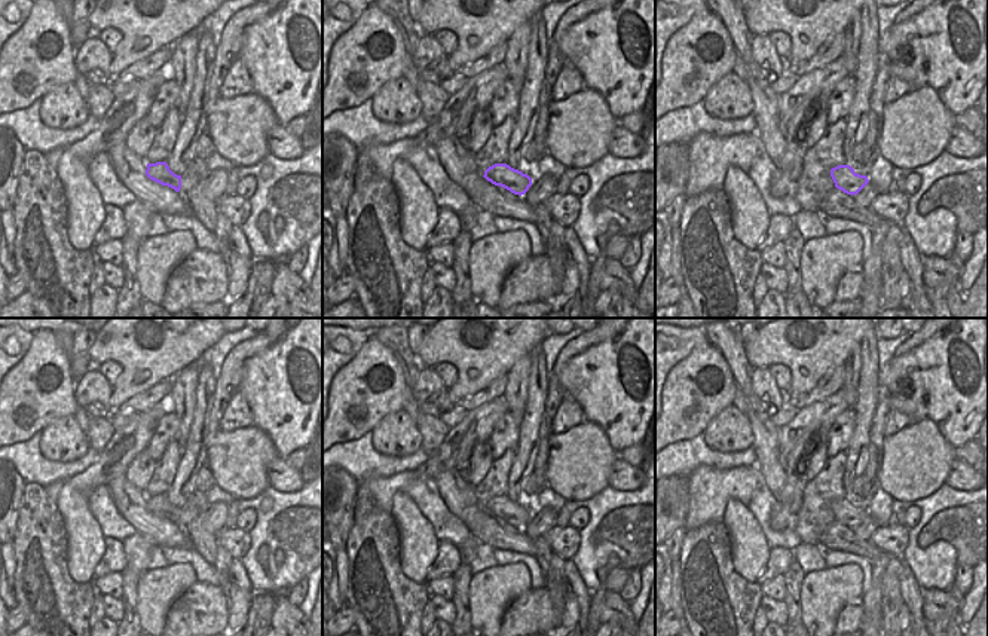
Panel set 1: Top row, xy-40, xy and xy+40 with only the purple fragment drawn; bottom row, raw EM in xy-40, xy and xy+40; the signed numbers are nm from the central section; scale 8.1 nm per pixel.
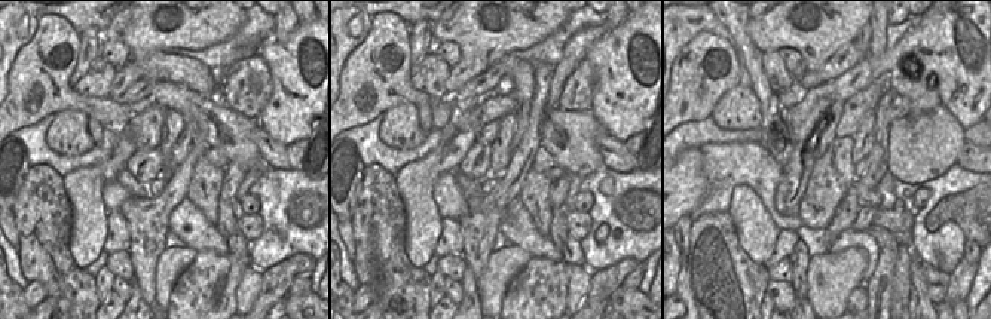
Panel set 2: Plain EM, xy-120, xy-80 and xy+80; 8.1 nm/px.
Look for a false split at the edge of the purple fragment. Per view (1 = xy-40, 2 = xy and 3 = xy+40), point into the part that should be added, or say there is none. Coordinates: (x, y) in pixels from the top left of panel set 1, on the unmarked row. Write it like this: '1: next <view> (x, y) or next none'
1: next none
2: next none
3: next none

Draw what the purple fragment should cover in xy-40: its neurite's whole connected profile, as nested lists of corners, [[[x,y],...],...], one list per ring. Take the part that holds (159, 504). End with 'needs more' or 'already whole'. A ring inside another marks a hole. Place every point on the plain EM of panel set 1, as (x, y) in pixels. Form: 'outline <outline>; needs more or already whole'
outline [[[166,495],[147,496],[146,508],[162,517],[180,525],[181,522],[181,508],[174,507]]]; already whole

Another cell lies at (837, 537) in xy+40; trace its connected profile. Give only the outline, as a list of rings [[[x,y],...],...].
[[[839,522],[831,523],[820,535],[817,544],[825,550],[842,550],[859,554],[869,562],[881,553],[874,544],[868,539],[859,539],[851,528],[847,528]]]

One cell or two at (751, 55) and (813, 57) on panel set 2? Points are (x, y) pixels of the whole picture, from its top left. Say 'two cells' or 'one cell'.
two cells

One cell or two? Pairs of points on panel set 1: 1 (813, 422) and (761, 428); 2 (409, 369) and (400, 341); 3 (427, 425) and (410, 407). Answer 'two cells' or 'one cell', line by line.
1: two cells
2: one cell
3: two cells

